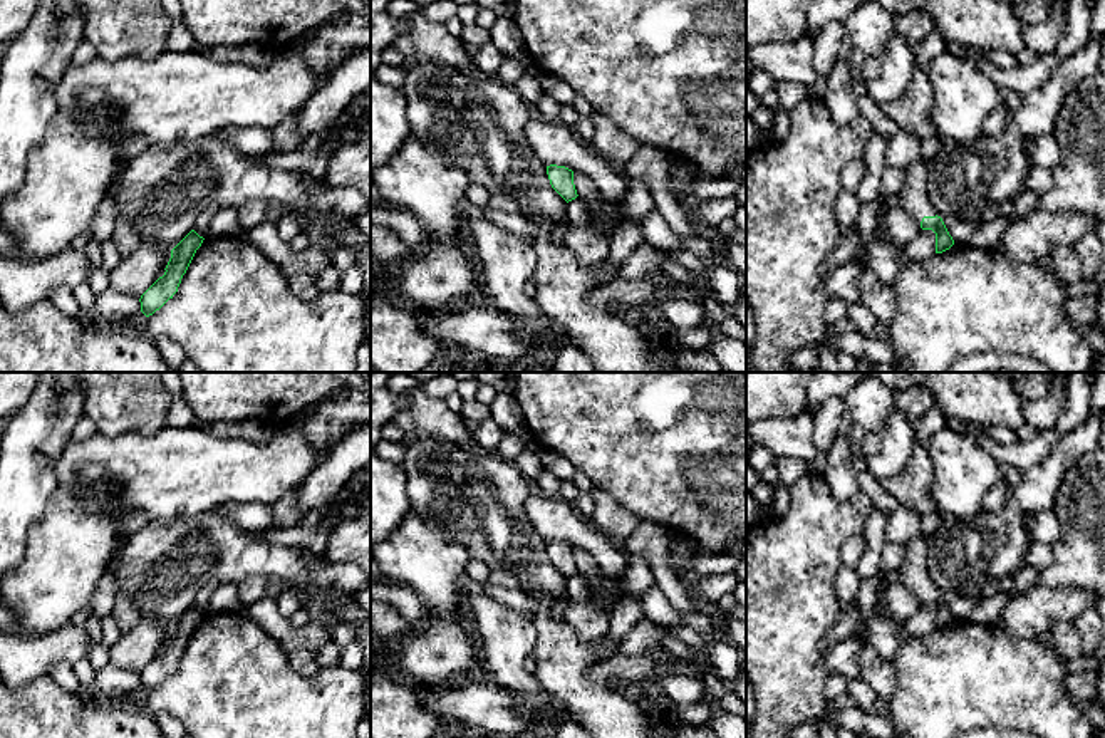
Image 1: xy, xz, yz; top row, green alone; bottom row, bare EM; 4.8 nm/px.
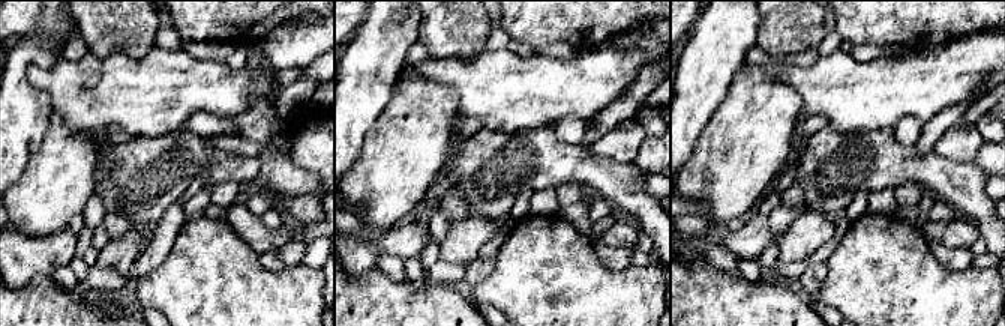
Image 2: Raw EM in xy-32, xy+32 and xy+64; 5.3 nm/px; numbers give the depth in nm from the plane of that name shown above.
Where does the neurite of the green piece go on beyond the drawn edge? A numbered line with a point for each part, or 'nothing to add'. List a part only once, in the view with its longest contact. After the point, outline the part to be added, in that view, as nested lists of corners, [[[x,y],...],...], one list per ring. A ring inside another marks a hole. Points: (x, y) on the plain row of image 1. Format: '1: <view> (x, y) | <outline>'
1: yz (914, 574) | [[[921,533],[904,547],[904,562],[899,569],[902,585],[905,585],[919,600],[924,592],[937,590],[929,577],[926,555],[926,535]]]

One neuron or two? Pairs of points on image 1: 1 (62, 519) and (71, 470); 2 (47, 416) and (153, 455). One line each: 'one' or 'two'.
1: two
2: two

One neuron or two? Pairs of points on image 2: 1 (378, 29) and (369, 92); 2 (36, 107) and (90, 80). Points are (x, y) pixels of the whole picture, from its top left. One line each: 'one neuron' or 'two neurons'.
1: one neuron
2: two neurons

